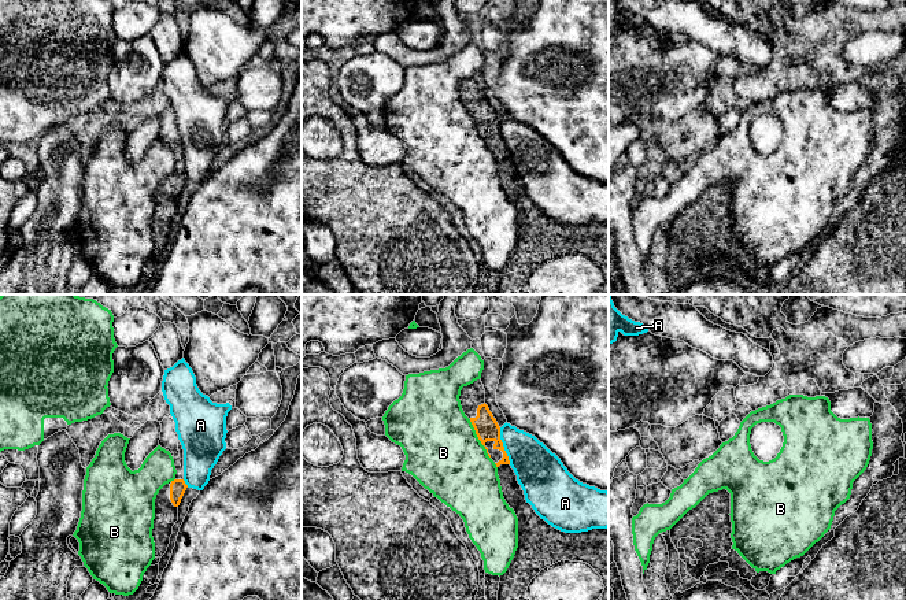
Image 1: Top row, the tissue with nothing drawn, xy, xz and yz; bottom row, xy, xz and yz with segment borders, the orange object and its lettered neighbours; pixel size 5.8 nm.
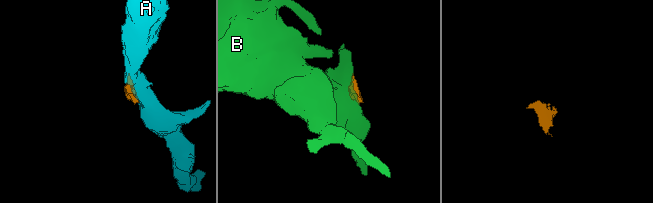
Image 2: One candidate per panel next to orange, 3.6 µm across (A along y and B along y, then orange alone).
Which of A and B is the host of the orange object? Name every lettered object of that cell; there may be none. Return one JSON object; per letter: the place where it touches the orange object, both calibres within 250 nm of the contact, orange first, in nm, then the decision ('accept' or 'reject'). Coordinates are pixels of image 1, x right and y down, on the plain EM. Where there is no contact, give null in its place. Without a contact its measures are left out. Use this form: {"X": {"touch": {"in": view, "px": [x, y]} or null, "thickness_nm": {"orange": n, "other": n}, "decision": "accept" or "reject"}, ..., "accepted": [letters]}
{"A": {"touch": {"in": "xz", "px": [502, 139]}, "thickness_nm": {"orange": 140, "other": 260}, "decision": "reject"}, "B": {"touch": {"in": "xz", "px": [479, 132]}, "thickness_nm": {"orange": 140, "other": 440}, "decision": "reject"}, "accepted": []}

